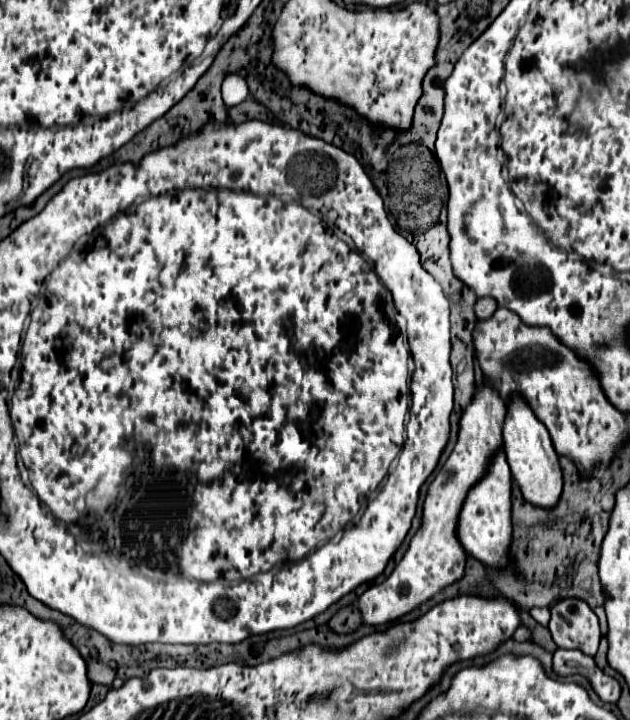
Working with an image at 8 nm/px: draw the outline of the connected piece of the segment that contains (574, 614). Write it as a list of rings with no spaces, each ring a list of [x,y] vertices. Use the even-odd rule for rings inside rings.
[[[562,599],[552,609],[548,629],[562,649],[578,649],[594,657],[600,641],[598,617],[582,599]]]

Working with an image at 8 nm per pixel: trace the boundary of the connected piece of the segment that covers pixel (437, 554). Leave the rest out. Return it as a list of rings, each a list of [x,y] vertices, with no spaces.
[[[484,383],[480,391],[474,391],[474,399],[460,419],[458,443],[428,489],[424,501],[424,519],[420,529],[412,537],[408,551],[384,583],[370,587],[360,597],[360,611],[364,623],[382,625],[388,621],[396,621],[398,617],[410,613],[412,609],[432,599],[444,587],[464,577],[466,551],[456,537],[458,513],[472,485],[476,485],[488,473],[488,461],[492,461],[492,457],[502,449],[504,417],[506,405],[500,401],[498,393],[490,389],[488,383]]]

